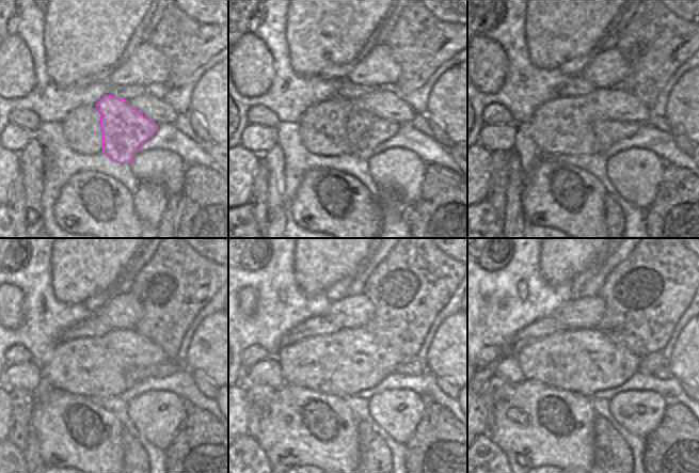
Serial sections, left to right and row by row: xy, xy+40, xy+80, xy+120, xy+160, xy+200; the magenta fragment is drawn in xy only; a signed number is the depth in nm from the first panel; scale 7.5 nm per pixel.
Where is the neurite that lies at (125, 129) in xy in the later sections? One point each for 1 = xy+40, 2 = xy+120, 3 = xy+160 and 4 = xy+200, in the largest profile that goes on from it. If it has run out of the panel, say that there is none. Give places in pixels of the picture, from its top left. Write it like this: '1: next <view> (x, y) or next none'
1: next xy+40 (365, 131)
2: next xy+120 (168, 367)
3: next xy+160 (413, 366)
4: next xy+200 (663, 373)

